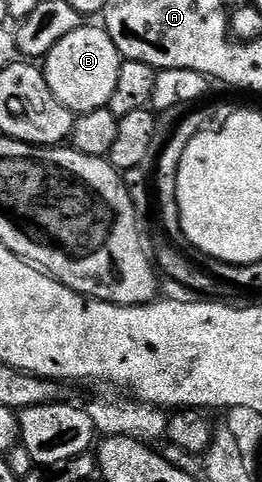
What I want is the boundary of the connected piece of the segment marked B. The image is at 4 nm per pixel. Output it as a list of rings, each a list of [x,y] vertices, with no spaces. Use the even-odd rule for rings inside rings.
[[[84,25],[53,45],[47,58],[42,60],[41,70],[49,89],[53,89],[53,97],[80,116],[110,104],[122,64],[123,59],[117,45],[113,45],[111,34],[102,26]]]

